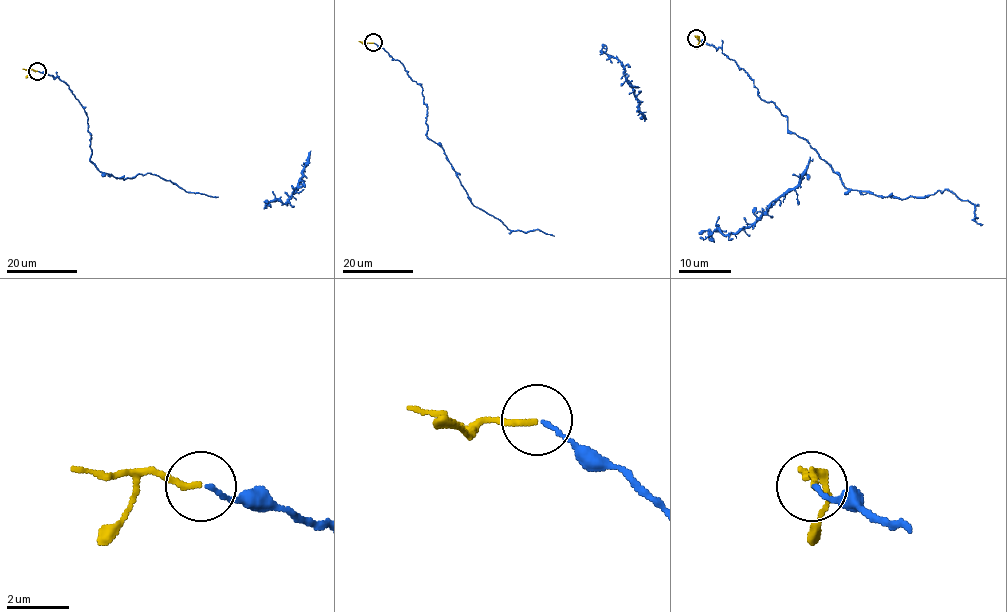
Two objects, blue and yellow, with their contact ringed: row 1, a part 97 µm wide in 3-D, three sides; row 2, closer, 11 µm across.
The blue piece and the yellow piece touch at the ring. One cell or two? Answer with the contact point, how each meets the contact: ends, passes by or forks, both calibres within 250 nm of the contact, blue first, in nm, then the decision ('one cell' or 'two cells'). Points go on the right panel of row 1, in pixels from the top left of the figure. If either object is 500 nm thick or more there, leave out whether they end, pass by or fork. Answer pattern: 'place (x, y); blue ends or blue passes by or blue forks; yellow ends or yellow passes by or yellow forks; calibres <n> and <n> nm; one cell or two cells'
place (696, 38); blue ends; yellow ends; calibres 130 and 190 nm; two cells

